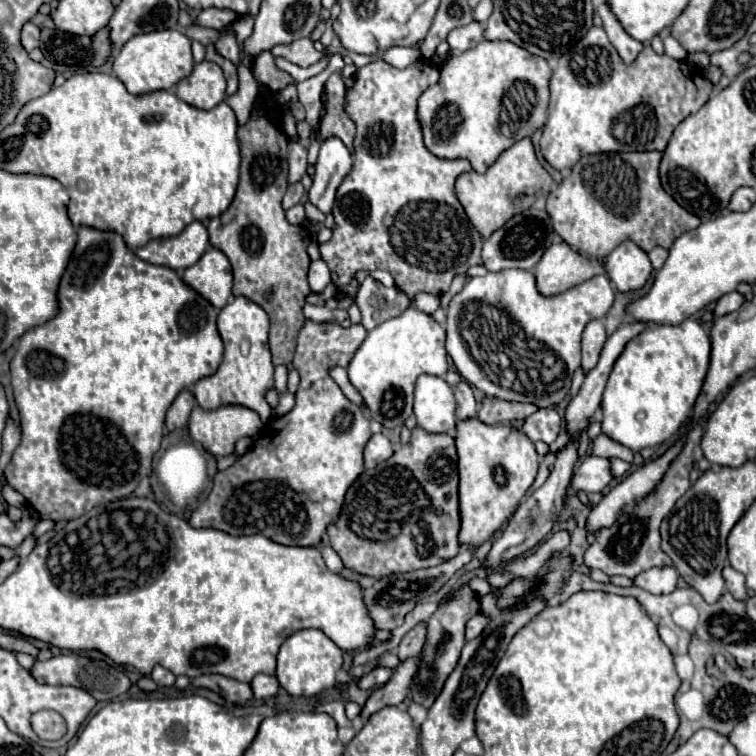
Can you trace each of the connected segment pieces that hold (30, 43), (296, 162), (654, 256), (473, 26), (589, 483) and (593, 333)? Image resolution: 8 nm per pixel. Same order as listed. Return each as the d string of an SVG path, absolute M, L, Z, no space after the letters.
M26 23L22 29L22 45L26 51L32 51L40 45L40 29L34 23Z
M290 143L288 149L288 165L290 165L290 175L288 175L288 183L296 183L302 179L302 175L306 173L306 165L308 165L308 153L300 143Z
M654 247L650 253L650 261L652 261L652 267L654 269L660 269L660 265L666 261L666 257L668 257L668 249L664 249L664 247Z
M472 21L470 25L464 25L460 29L454 29L448 35L448 43L454 51L468 51L476 47L484 39L484 27L478 21Z
M588 455L576 469L576 473L570 481L570 487L574 493L578 493L578 491L596 493L596 491L602 491L610 481L612 481L610 461L604 457Z
M592 319L582 333L582 369L584 369L584 373L588 373L588 369L592 369L596 365L604 343L606 343L604 321Z

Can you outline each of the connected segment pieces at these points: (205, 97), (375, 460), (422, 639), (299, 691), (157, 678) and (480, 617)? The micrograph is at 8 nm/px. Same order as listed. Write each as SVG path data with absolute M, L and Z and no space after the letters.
M202 61L194 67L192 75L182 79L178 85L176 85L176 97L182 99L184 103L196 107L196 109L214 109L218 103L222 103L226 99L226 79L224 79L224 73L222 69L216 65L216 63L210 63L210 61Z
M382 433L372 435L364 449L364 467L374 469L380 461L386 461L388 457L392 457L392 443Z
M418 623L414 629L410 629L400 645L398 645L398 657L400 661L408 659L408 657L416 657L420 655L420 651L424 649L424 643L426 643L426 623Z
M302 629L302 631L292 633L282 643L280 653L278 653L276 677L290 695L304 695L304 697L318 695L324 689L334 687L336 673L342 669L342 663L344 663L342 655L344 651L320 629Z
M156 665L156 667L152 669L152 679L154 679L156 685L164 685L164 687L174 685L174 681L176 681L174 673L170 673L168 669L164 669L164 667L160 667L160 665Z
M478 613L476 617L472 617L466 623L466 641L472 641L474 637L478 637L484 631L484 625L488 625L488 621L490 621L490 617L484 613Z

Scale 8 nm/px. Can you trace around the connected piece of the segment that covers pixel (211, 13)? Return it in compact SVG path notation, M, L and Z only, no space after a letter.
M210 7L210 9L204 9L198 19L196 19L196 25L202 25L202 27L212 27L212 29L222 29L230 23L234 23L238 17L238 13L230 11L230 9L216 9L216 7Z

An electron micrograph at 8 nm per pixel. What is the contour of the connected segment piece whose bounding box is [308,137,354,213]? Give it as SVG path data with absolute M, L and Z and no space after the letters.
M330 137L322 143L316 161L316 175L308 191L310 203L314 203L322 213L332 211L334 193L340 181L352 169L352 163L354 163L352 151L338 137Z

